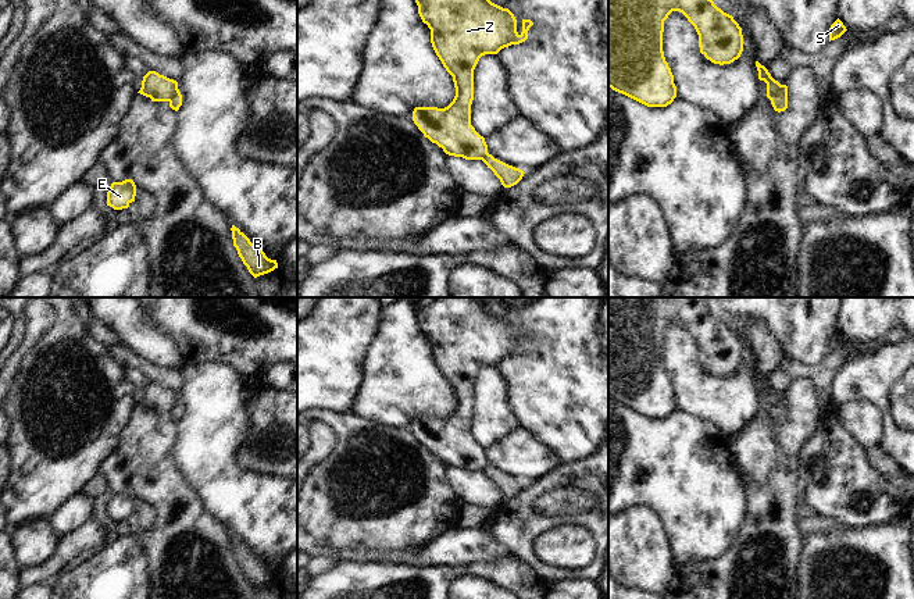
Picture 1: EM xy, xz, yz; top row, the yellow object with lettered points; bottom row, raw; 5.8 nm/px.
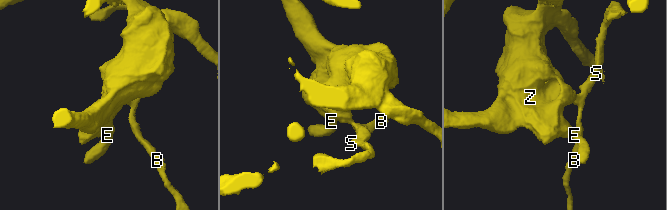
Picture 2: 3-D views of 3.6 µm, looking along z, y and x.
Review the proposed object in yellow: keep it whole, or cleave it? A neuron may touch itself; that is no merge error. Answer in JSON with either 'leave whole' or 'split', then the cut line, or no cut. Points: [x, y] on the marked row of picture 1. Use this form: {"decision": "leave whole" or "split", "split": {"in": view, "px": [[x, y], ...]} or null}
{"decision": "split", "split": {"in": "yz", "px": [[781, 85], [770, 99]]}}

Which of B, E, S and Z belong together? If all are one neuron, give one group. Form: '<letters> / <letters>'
B S / E Z

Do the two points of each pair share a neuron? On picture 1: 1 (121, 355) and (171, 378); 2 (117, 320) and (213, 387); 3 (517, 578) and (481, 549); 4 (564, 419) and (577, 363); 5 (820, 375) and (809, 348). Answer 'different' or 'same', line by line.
1: same
2: different
3: different
4: same
5: different

